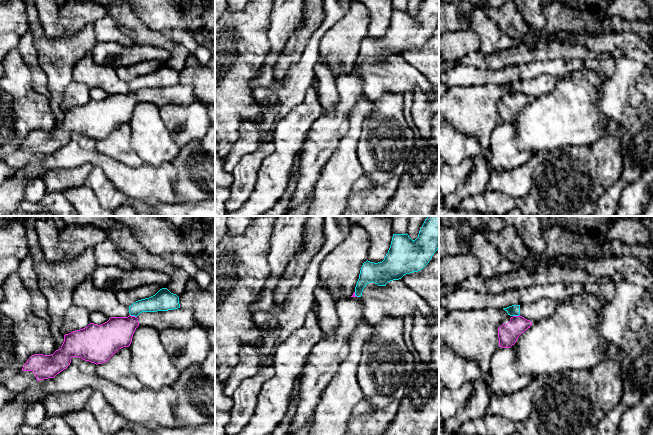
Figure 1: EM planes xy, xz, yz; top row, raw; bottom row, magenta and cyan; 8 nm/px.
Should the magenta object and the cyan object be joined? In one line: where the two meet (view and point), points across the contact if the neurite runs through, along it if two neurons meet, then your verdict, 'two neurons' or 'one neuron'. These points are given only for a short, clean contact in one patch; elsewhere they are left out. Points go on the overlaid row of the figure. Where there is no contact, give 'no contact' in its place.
contact xy (133, 316); border xy (130, 314), (136, 317); two neurons

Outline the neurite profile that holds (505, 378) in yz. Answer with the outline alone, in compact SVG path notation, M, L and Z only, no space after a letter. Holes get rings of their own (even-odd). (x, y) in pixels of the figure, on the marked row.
M497 348L491 357L490 369L492 374L490 393L493 395L506 395L519 391L532 382L529 376L518 373L516 354L510 348Z

